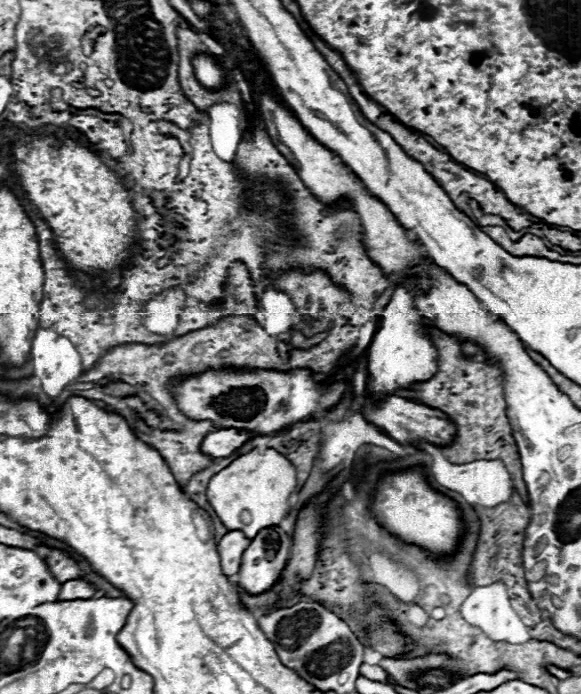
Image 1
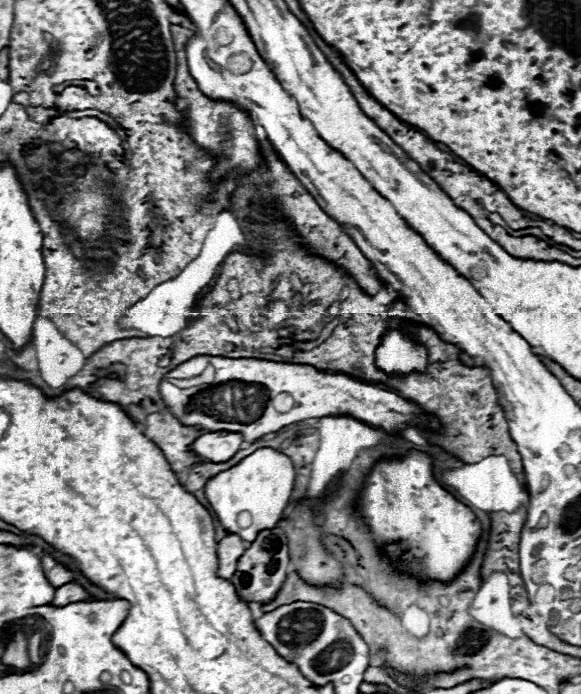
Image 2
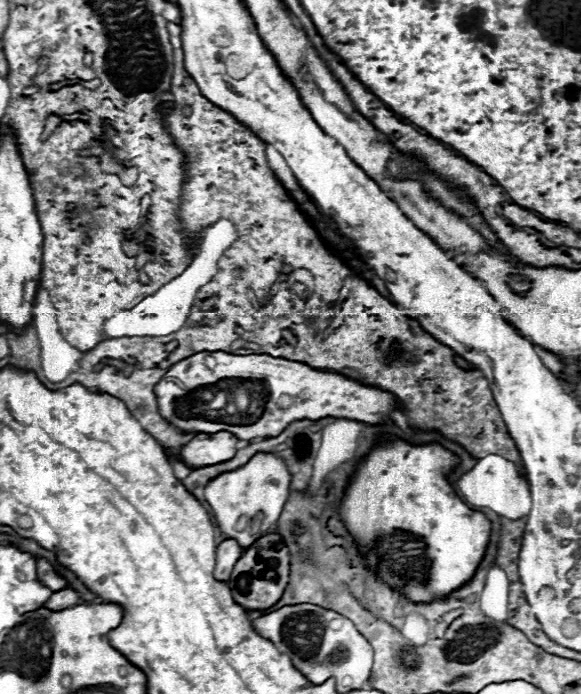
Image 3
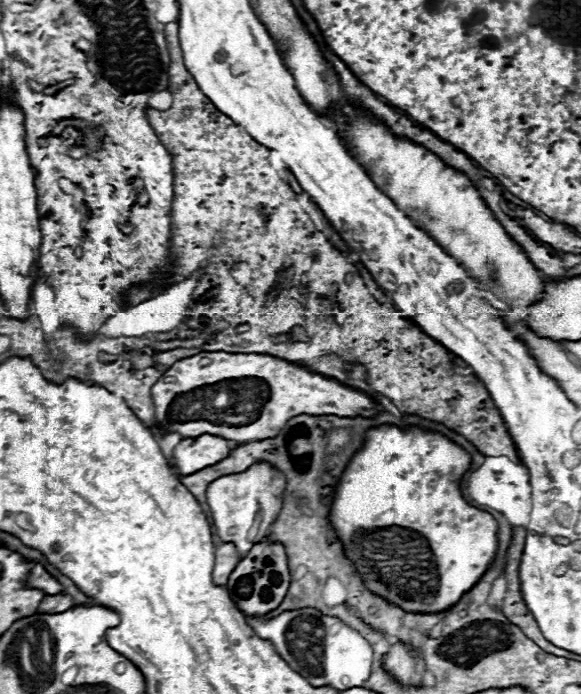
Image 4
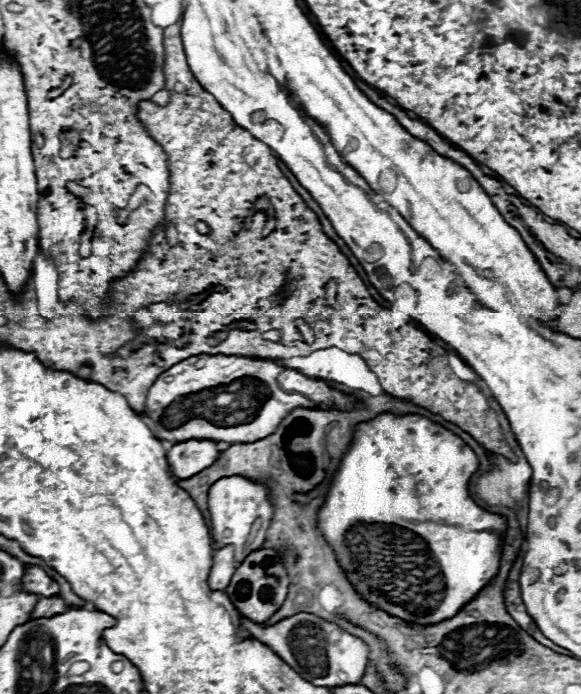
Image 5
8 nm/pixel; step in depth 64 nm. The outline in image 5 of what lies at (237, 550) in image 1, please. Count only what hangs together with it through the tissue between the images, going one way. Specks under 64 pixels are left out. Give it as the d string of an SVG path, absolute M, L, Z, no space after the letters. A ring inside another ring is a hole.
M224 546L214 552L214 566L208 578L208 584L212 590L224 590L230 584L230 578L236 570L234 564L234 550L232 546Z

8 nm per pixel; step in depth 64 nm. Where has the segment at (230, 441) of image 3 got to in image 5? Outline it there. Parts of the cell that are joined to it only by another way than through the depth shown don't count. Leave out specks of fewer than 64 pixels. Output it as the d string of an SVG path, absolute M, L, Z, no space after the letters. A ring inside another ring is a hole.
M186 440L186 442L174 444L166 452L166 460L168 460L170 472L176 478L184 480L188 476L194 476L196 472L202 472L210 464L214 464L216 458L218 458L218 454L220 454L218 442L210 442L210 440Z

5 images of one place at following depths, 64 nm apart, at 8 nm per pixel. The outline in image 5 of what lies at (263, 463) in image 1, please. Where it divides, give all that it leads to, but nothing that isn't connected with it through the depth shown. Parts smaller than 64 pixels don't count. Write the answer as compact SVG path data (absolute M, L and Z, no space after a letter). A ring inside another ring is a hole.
M242 476L220 478L208 490L208 510L212 518L212 538L220 546L234 546L234 562L242 564L248 554L262 546L266 528L272 518L272 504L262 484L246 480Z

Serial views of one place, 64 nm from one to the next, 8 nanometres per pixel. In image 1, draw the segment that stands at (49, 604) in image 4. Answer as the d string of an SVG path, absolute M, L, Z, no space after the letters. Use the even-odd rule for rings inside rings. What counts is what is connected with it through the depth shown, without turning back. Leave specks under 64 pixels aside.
M68 580L62 584L60 588L60 596L58 600L86 600L86 598L92 598L94 594L94 588L84 582L84 580Z

